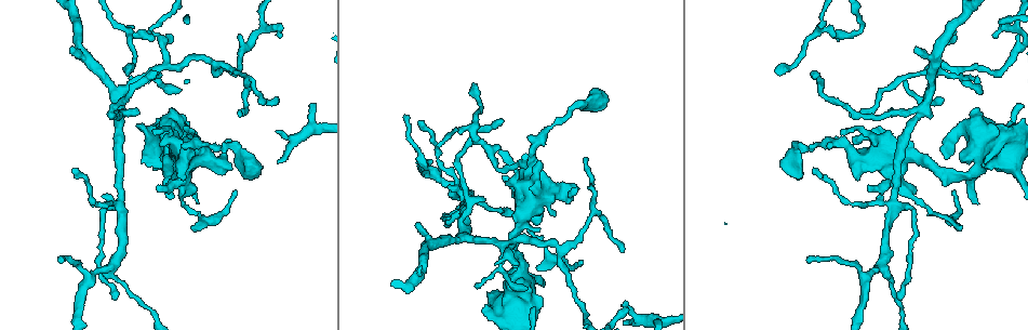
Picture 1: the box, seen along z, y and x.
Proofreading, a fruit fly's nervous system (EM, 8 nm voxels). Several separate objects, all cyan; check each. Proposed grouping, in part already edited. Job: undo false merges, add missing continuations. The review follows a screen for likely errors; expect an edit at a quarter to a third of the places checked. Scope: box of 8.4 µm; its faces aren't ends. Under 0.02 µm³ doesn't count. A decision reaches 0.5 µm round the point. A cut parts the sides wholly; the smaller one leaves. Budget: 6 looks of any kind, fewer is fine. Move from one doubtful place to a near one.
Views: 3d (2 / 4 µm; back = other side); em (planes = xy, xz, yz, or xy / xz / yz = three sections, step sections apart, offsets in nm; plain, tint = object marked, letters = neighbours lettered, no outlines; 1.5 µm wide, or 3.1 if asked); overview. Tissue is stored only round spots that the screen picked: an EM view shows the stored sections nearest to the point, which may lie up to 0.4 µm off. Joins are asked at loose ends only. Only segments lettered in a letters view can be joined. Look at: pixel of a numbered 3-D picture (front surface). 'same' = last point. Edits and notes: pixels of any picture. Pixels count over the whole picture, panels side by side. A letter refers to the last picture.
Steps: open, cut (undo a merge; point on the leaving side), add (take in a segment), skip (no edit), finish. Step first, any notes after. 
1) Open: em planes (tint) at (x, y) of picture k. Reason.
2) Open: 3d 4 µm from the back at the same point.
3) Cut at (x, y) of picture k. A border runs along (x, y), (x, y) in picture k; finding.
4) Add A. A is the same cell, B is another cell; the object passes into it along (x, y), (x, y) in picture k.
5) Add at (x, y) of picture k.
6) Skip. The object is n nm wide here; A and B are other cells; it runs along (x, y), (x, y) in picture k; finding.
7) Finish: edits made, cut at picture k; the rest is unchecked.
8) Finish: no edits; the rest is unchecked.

Open: 3d 4 µm at (943, 66) of picture 1.

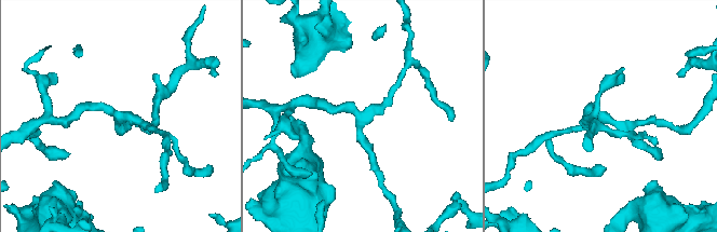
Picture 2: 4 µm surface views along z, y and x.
Open: em planes (letters) at (359, 114) of picture 2. 3 arms meet here; shape alone is not enough.

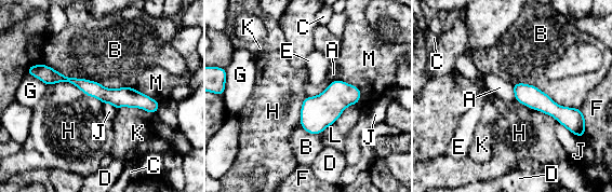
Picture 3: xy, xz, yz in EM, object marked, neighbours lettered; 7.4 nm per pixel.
Skip. The object is 140 nm wide here; A, B, C, D, E, F, G, H, J, K, L and M are other cells; it runs along (42, 70), (105, 95), (156, 106) in picture 3; all the same neuron.

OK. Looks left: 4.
Open: 3d 4 µm at (625, 304) of picture 1. Free end.

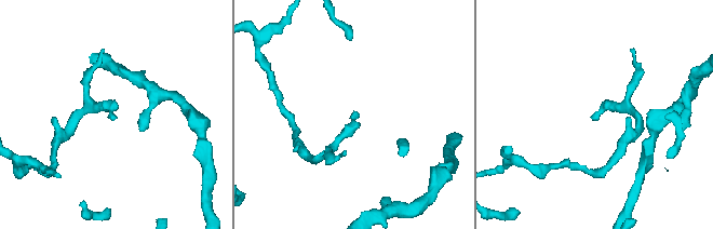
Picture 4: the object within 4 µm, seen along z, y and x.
Open: em planes (tint) at (592, 118) of picture 4. Shape alone is not enough.

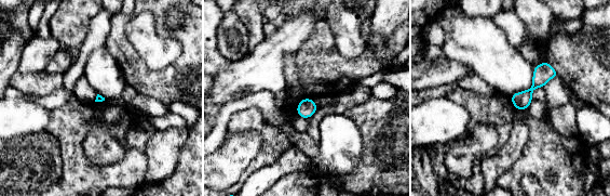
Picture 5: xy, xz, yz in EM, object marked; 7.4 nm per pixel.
Open: em planes (letters) at the same point. See the neighbours.

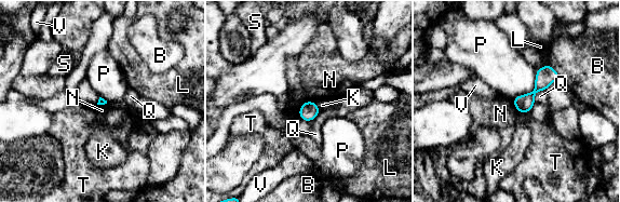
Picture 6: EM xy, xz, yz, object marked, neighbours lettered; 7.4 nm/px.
Skip. B, K, L, N, P, Q, S, T and V are other cells; a border runs along (512, 99), (519, 111) in picture 6; none of them fits.

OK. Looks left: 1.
Finish: no edits; the rest is unchecked.

